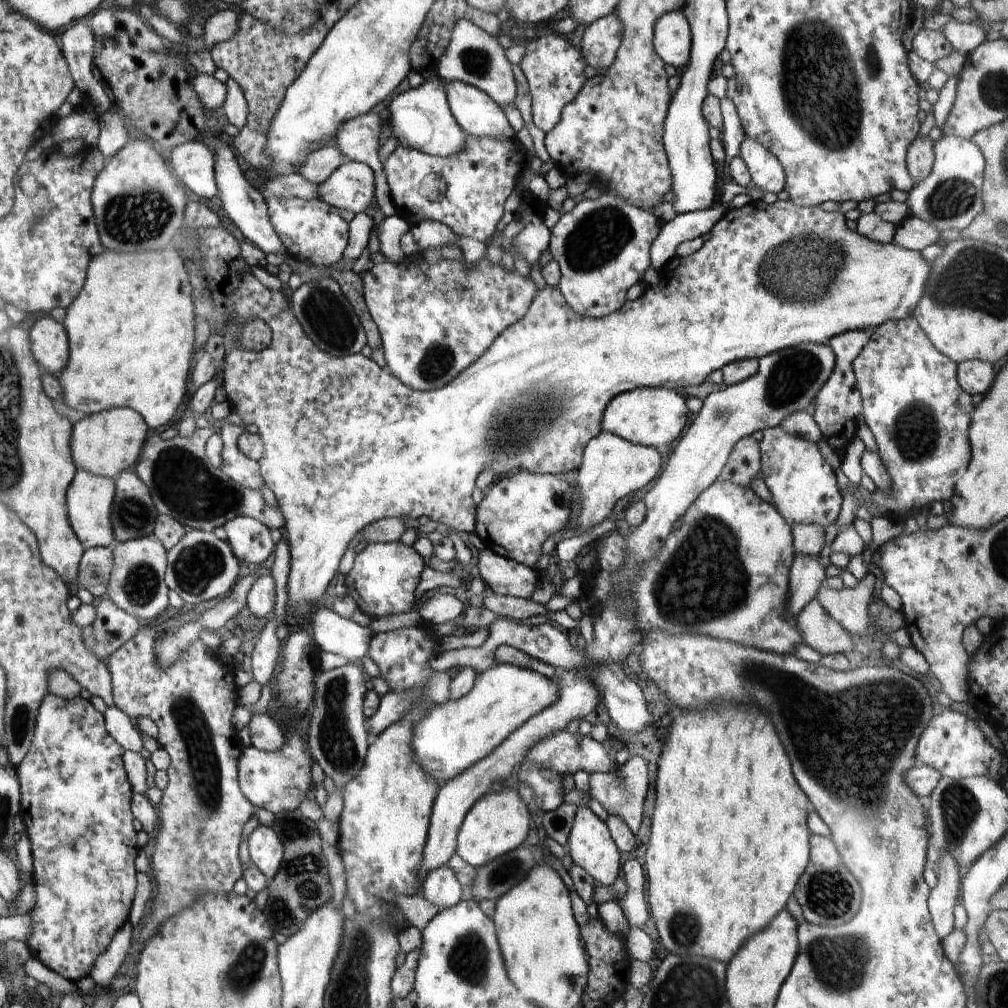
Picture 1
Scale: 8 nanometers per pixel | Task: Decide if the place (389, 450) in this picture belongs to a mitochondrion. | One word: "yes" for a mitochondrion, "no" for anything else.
no

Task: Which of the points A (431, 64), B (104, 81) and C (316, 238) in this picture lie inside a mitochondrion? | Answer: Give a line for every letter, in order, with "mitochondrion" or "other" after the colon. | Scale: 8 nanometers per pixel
A: other
B: other
C: other

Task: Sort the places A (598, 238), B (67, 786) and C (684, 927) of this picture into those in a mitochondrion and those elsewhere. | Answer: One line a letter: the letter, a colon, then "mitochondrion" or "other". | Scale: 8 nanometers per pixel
A: mitochondrion
B: other
C: mitochondrion

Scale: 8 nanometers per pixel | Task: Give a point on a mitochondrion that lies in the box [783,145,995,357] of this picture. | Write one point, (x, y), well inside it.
(953, 197)

